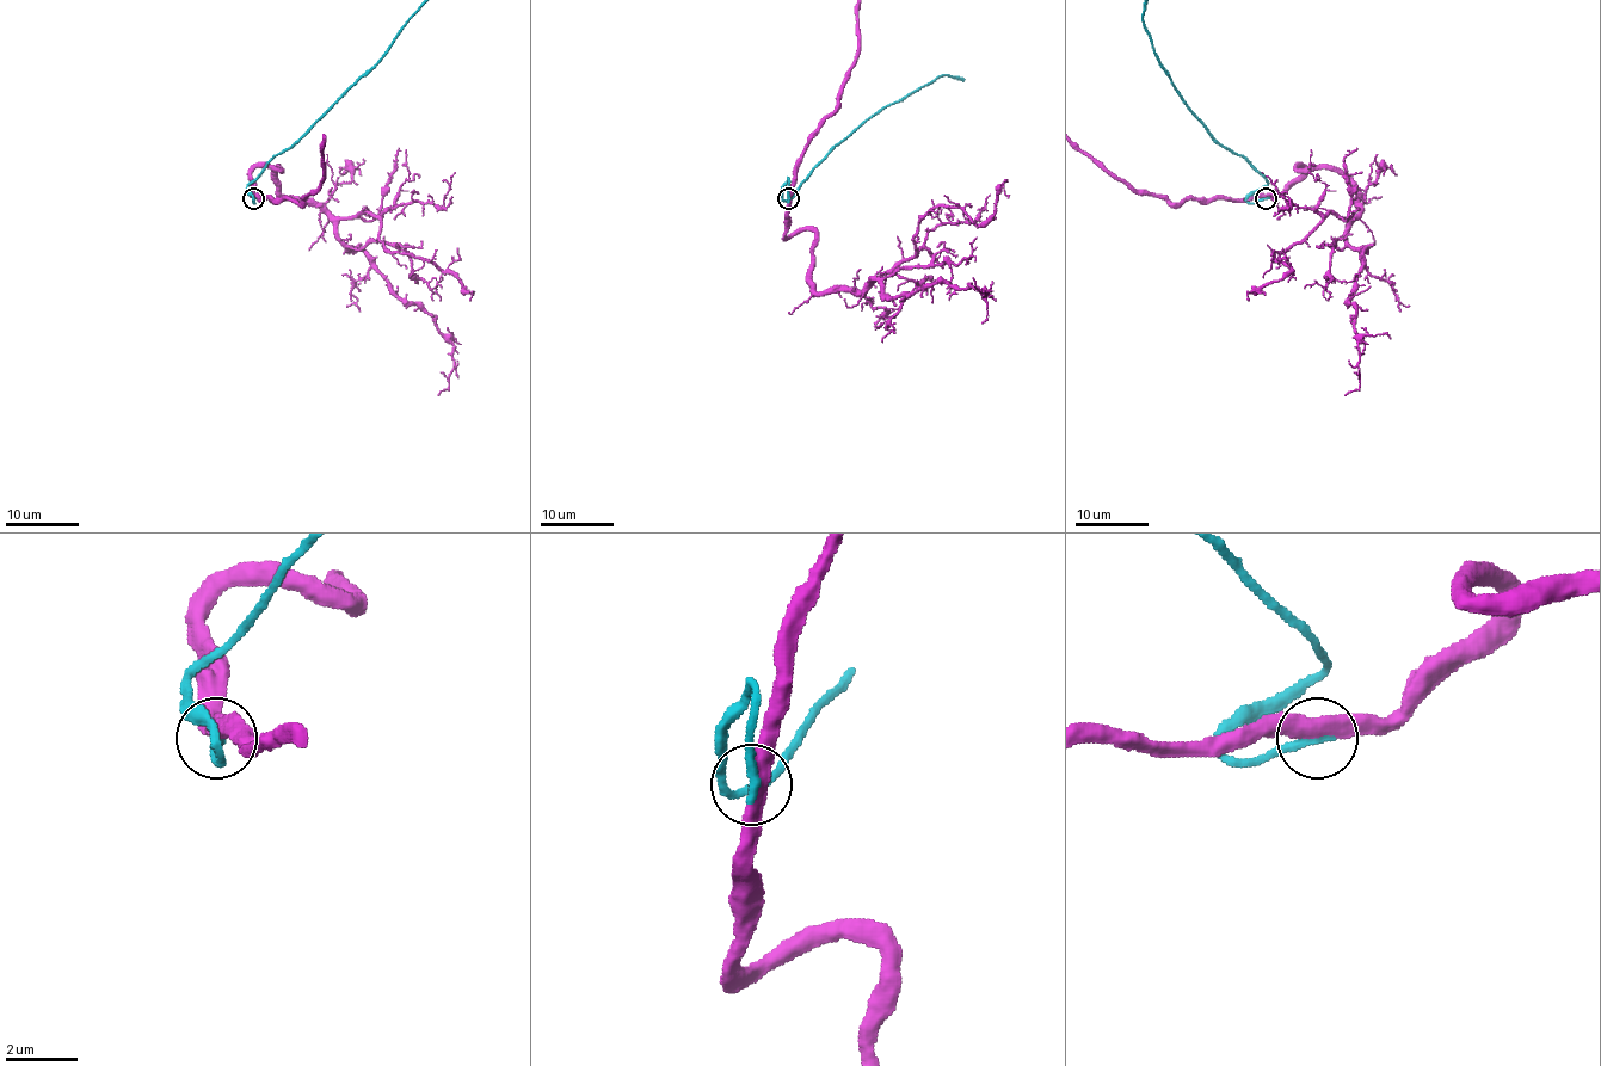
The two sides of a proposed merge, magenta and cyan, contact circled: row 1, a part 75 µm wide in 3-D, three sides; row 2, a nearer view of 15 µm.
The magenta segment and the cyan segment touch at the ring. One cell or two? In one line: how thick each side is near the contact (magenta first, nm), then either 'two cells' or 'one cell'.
460 nm thick on the magenta side, 300 nm on the other; one cell

